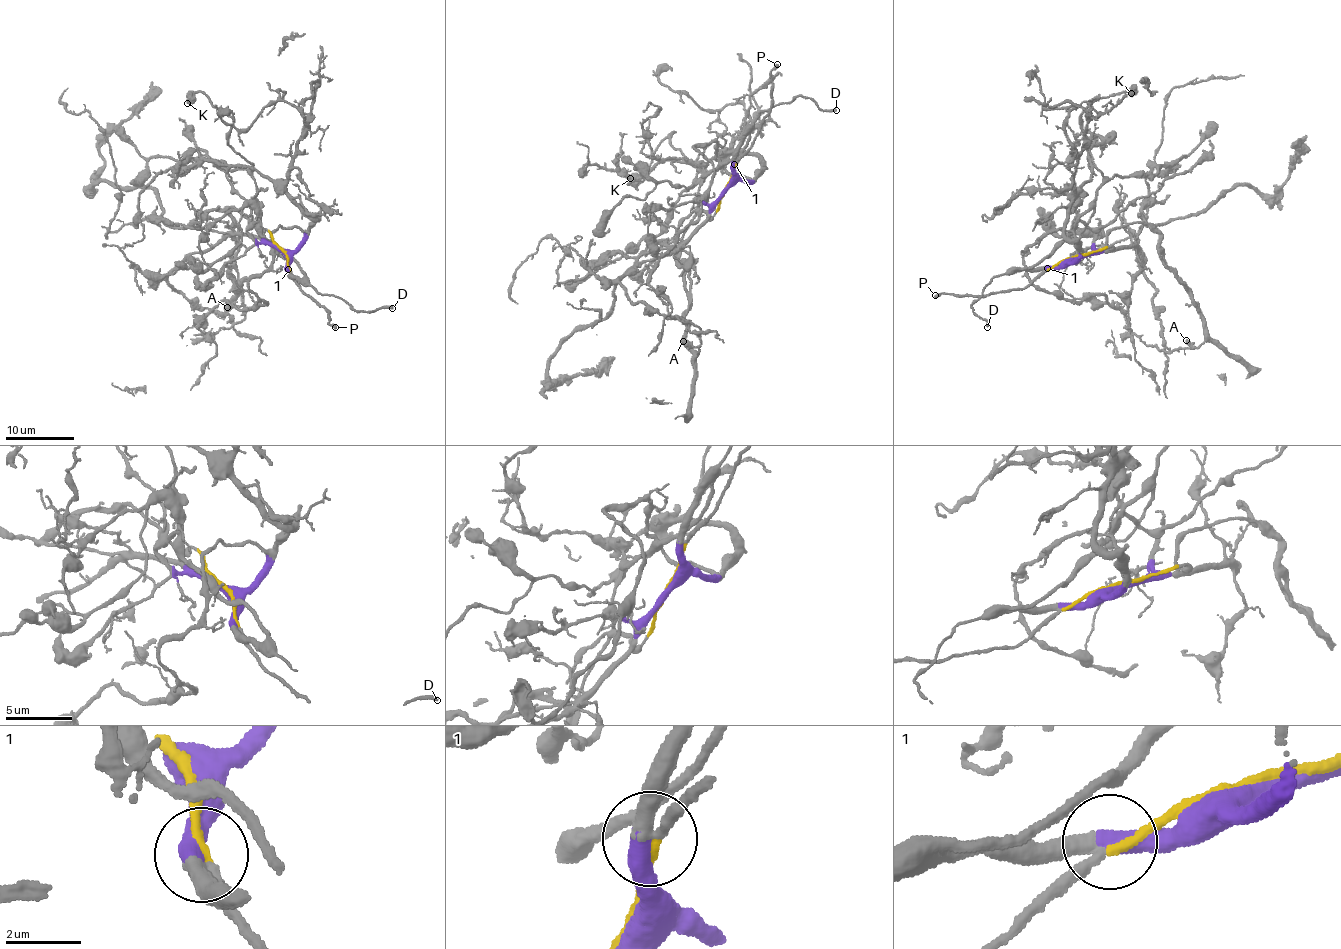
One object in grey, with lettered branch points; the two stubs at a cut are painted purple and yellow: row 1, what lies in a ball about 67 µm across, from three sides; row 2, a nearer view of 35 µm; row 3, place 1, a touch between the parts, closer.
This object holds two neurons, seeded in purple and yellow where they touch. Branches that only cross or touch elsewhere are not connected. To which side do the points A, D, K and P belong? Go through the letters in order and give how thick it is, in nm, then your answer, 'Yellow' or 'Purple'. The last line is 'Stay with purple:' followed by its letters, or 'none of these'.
A: Thickness 400 nm. Yellow
D: Thickness 320 nm. Purple
K: Thickness 650 nm. Purple
P: Thickness 320 nm. Yellow
Stay with purple: D, K

